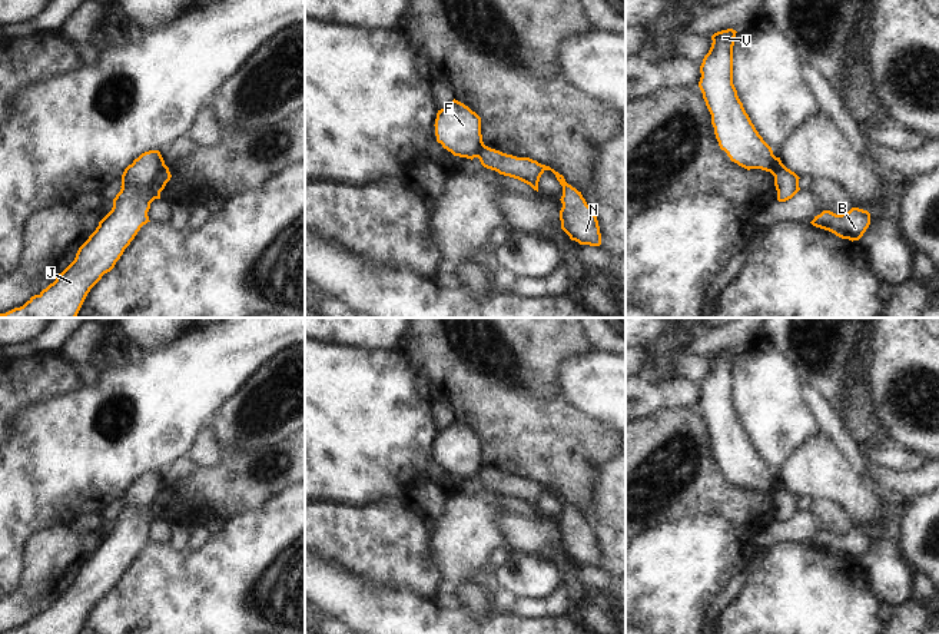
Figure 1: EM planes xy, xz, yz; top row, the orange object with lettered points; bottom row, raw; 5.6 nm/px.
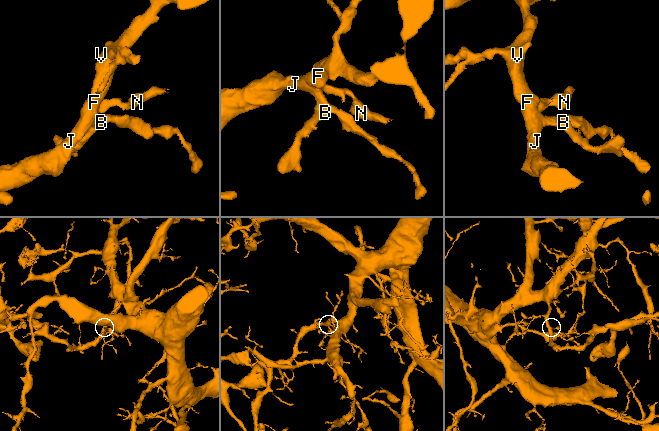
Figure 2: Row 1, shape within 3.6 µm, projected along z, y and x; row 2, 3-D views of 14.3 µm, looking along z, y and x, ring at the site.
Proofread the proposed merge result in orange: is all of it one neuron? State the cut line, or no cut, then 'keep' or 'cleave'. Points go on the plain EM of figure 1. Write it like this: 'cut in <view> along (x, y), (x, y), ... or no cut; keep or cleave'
cut in xy along (165, 485), (153, 503), (153, 520); cleave

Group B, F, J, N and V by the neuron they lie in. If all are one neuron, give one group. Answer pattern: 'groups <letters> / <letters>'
groups B F J V / N

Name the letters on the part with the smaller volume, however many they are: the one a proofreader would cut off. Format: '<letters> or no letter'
N

